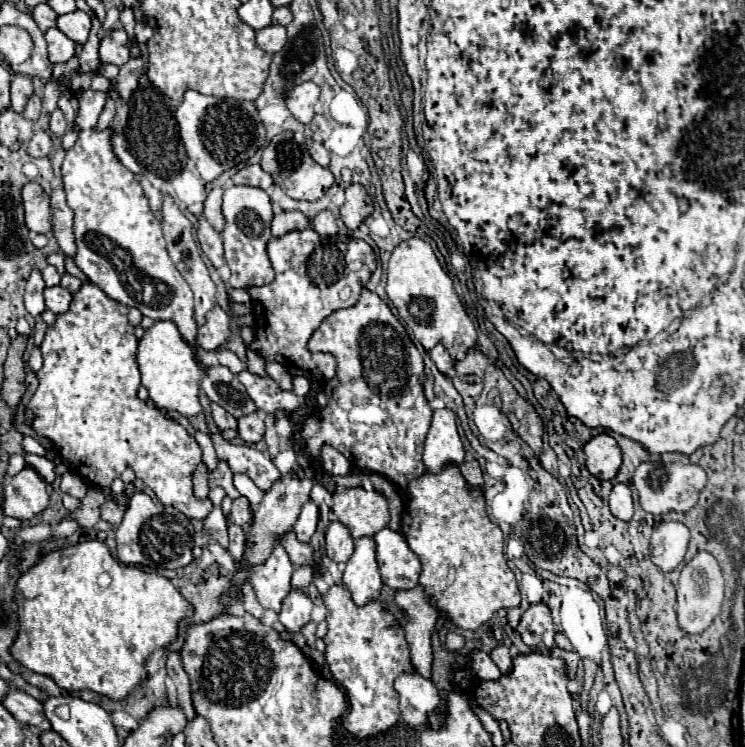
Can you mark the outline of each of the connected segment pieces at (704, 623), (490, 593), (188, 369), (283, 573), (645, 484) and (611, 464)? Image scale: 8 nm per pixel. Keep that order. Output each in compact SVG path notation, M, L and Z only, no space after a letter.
M699 552L689 564L683 566L677 582L677 620L679 628L691 636L705 632L711 622L721 614L721 596L723 596L723 574L717 560L709 552Z
M449 466L439 474L423 474L421 478L413 480L409 486L409 504L401 516L401 530L409 544L409 548L421 560L421 578L419 584L429 594L431 602L453 622L457 628L477 630L479 626L487 624L491 616L499 608L519 606L519 588L515 574L507 566L503 554L503 532L497 524L493 524L485 514L485 498L475 490L467 490L465 480L457 466Z
M157 320L137 344L137 366L141 372L141 386L147 388L149 398L157 408L177 410L183 416L197 416L203 408L197 400L199 382L203 378L203 364L197 360L193 348L183 342L177 326L169 320Z
M281 544L275 546L275 550L271 552L265 564L253 568L249 582L263 608L269 608L275 612L281 610L281 600L285 600L285 596L291 592L293 570L295 566L291 564Z
M649 460L641 462L633 474L633 486L639 492L639 502L645 512L651 512L655 516L667 514L667 512L687 512L691 506L697 504L701 490L707 484L707 474L701 466L695 464L663 464L661 460Z
M599 434L585 444L585 466L599 480L613 480L621 468L621 448L609 434Z

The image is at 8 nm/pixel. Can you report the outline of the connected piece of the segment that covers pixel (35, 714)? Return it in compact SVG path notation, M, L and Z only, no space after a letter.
M11 688L7 694L5 694L5 700L3 700L5 708L13 714L15 720L23 722L23 724L31 724L31 726L37 726L39 730L49 730L51 724L49 720L45 718L45 710L43 710L43 704L39 700L35 700L33 696L17 690L17 688Z

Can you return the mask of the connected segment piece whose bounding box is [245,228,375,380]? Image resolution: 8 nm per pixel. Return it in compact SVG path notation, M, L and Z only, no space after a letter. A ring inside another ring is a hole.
M311 228L271 238L267 254L275 268L275 280L269 286L245 288L253 300L255 316L255 340L249 344L249 350L265 362L283 364L291 376L305 376L309 380L331 380L337 370L333 354L313 354L307 350L311 334L335 310L357 304L361 288L365 288L375 270L375 254L365 240L335 236L331 242L331 262L325 260L325 250L325 238ZM341 282L347 282L345 288L341 288Z

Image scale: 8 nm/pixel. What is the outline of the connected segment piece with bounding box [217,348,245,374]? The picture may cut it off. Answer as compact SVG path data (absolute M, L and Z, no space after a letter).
M225 348L217 352L217 358L219 358L219 364L227 366L233 374L239 374L241 370L245 370L245 364L243 364L233 352L229 352L229 350L225 350Z

